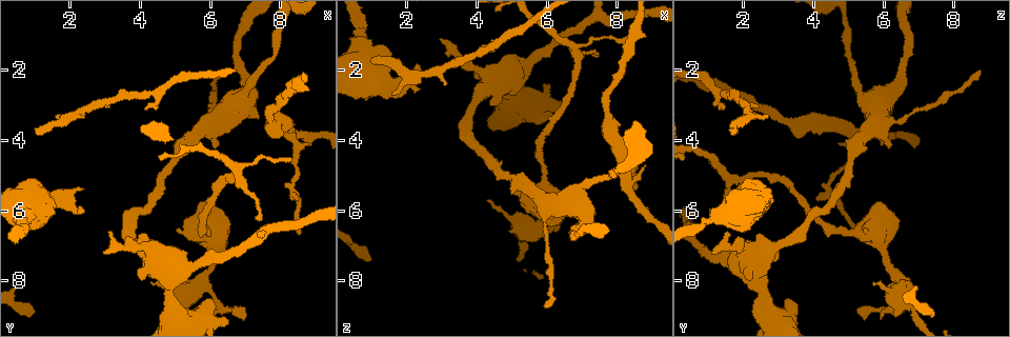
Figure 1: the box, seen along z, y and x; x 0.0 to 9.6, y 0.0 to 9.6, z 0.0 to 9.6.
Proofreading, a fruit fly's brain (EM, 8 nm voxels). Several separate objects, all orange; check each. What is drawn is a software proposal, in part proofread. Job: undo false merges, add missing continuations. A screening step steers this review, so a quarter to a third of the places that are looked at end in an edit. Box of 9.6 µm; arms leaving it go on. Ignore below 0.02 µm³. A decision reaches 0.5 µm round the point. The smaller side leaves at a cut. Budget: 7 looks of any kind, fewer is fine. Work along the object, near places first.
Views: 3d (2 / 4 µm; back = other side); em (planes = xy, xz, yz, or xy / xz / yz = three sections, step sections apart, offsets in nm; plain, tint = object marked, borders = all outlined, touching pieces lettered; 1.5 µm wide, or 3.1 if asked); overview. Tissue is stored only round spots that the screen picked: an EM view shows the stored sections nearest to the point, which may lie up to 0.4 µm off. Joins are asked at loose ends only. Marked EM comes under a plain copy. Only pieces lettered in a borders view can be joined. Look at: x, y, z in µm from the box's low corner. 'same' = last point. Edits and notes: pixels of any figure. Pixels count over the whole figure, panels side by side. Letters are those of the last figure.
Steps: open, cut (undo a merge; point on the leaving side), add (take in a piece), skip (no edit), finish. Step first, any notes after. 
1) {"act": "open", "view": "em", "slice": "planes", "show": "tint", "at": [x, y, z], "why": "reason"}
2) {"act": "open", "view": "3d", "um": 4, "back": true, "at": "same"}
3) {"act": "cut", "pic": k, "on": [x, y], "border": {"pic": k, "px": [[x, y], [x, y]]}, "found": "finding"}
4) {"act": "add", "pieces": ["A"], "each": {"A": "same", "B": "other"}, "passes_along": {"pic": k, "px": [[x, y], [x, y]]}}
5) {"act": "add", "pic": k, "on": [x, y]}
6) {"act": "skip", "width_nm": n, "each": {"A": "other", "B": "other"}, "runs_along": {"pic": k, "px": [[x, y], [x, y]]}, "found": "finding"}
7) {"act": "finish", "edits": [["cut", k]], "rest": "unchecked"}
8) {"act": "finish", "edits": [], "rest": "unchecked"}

{"act": "open", "view": "3d", "um": 4, "at": [5.95, 3.50, 6.15], "why": "small branch off a trunk"}

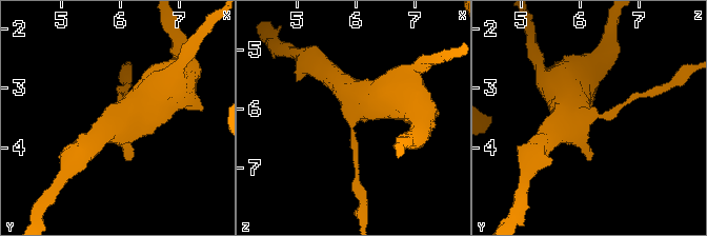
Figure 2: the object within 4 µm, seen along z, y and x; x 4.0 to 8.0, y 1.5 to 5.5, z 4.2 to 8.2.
{"act": "open", "view": "em", "slice": "yz", "step": 8, "show": "tint", "at": [5.95, 3.50, 6.15]}

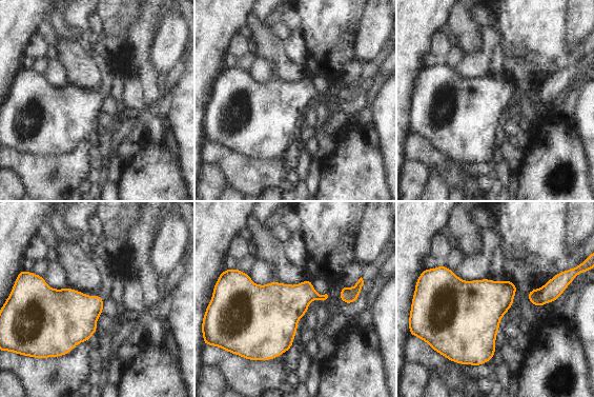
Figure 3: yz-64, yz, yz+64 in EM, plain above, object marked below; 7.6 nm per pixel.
{"act": "open", "view": "em", "slice": "planes", "show": "borders", "at": "same"}

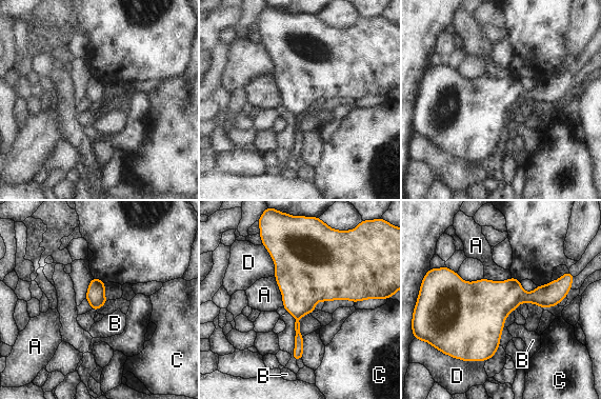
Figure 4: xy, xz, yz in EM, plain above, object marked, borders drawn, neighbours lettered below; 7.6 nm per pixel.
{"act": "skip", "width_nm": 140, "each": {"A": "other", "B": "other", "C": "other", "D": "other"}, "border": {"pic": 4, "px": [[273, 276], [281, 293], [283, 306]]}, "found": "continuous, no second cell"}

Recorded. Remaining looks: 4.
{"act": "open", "view": "3d", "um": 2, "at": [4.20, 3.15, 1.30], "why": "an open end"}

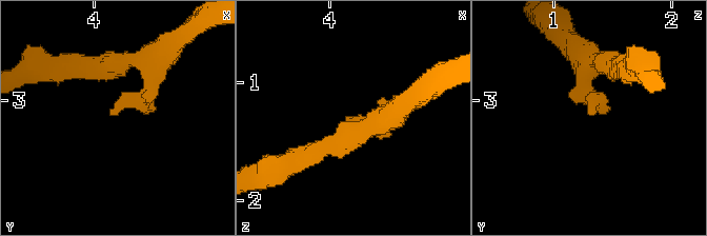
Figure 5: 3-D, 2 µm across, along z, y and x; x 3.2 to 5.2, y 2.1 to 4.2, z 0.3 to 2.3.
{"act": "open", "view": "em", "slice": "planes", "show": "borders", "at": [4.14, 3.16, 1.30], "why": "now the EM"}

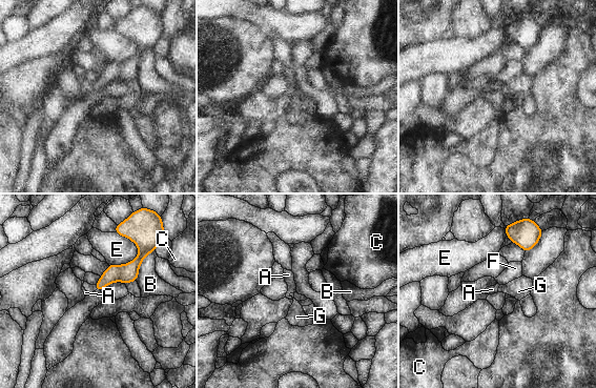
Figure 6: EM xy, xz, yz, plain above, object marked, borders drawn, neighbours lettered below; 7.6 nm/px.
{"act": "skip", "each": {"A": "other", "B": "other", "C": "other", "E": "other", "F": "other", "G": "other"}, "border": {"pic": 6, "px": [[94, 285], [95, 290]]}, "found": "none of them fits"}

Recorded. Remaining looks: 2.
{"act": "open", "view": "em", "slice": "xz", "step": 4, "show": "tint", "at": [3.20, 6.55, 1.55], "why": "branch stops here"}

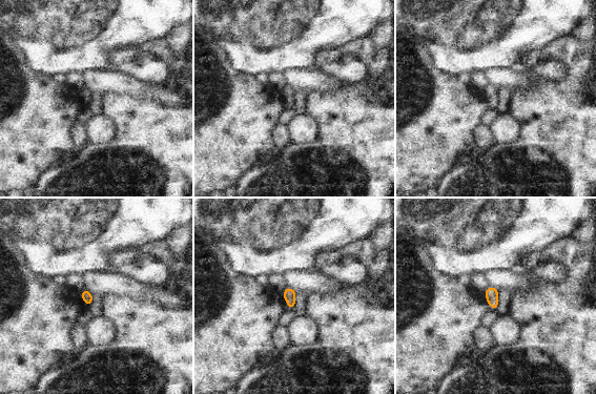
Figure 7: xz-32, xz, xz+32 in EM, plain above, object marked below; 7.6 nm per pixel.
{"act": "open", "view": "em", "slice": "xz", "step": 4, "show": "borders", "at": "same", "why": "what lies round it"}

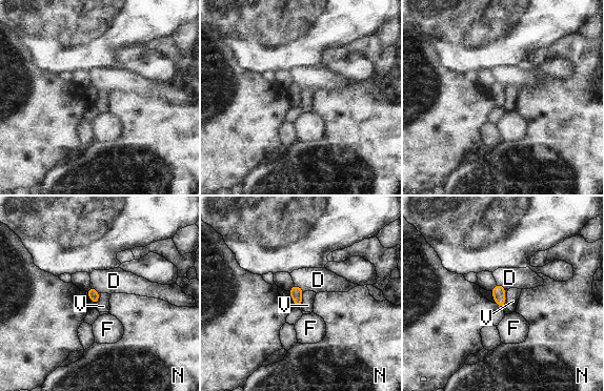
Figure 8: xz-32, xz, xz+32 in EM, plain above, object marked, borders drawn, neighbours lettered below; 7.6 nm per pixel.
{"act": "skip", "each": {"D": "other", "F": "other", "N": "other", "V": "other"}, "border": {"pic": 8, "px": [[295, 284], [303, 291]]}, "found": "none of them fits"}

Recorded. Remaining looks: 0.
{"act": "finish", "edits": [], "rest": "unchecked"}

